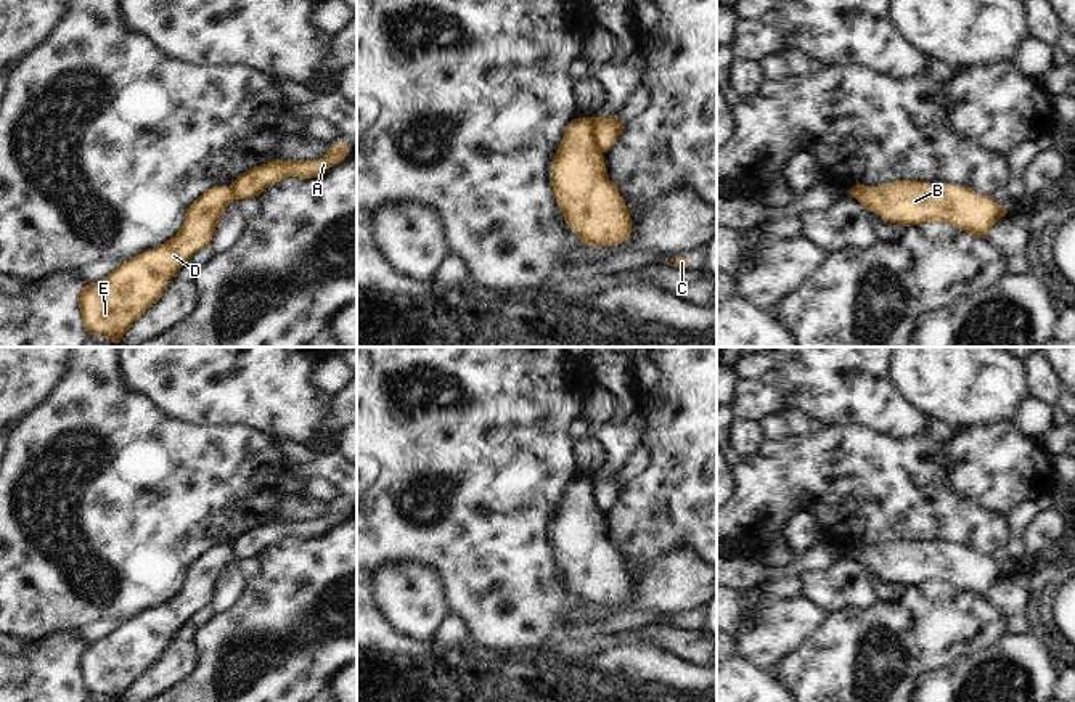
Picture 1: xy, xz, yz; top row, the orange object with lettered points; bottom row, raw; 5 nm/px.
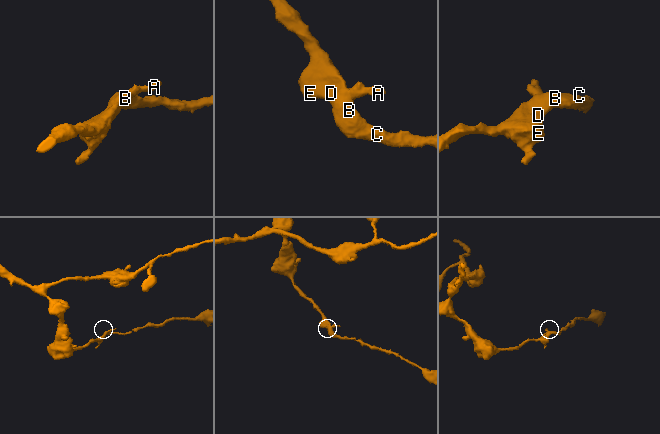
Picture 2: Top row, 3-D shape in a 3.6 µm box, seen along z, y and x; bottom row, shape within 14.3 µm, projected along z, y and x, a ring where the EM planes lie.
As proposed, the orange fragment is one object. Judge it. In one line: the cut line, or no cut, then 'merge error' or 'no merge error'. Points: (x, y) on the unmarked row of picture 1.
cut xz (588, 477), (592, 502), (601, 513); merge error

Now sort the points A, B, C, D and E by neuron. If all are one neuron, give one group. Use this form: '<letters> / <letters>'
A / B C D E

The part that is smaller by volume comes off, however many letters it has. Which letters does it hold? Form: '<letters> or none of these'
A

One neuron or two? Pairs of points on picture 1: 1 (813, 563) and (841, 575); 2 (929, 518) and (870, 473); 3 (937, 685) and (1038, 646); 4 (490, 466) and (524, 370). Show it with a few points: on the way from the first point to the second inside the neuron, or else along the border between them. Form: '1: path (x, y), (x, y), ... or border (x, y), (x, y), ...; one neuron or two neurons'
1: border (846, 551), (828, 567), (805, 571), (799, 575); two neurons
2: path (915, 503), (900, 490), (887, 490), (884, 487); one neuron
3: path (963, 673), (985, 656), (1013, 653); one neuron
4: path (490, 442), (490, 404), (500, 394); one neuron

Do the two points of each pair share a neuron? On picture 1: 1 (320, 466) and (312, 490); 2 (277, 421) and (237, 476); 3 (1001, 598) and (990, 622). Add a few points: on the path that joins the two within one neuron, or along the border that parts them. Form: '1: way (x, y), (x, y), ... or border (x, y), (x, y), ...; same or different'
1: border (306, 481), (325, 479), (339, 498); different
2: border (228, 424), (257, 429), (275, 440); different
3: border (985, 596), (1006, 619); different

